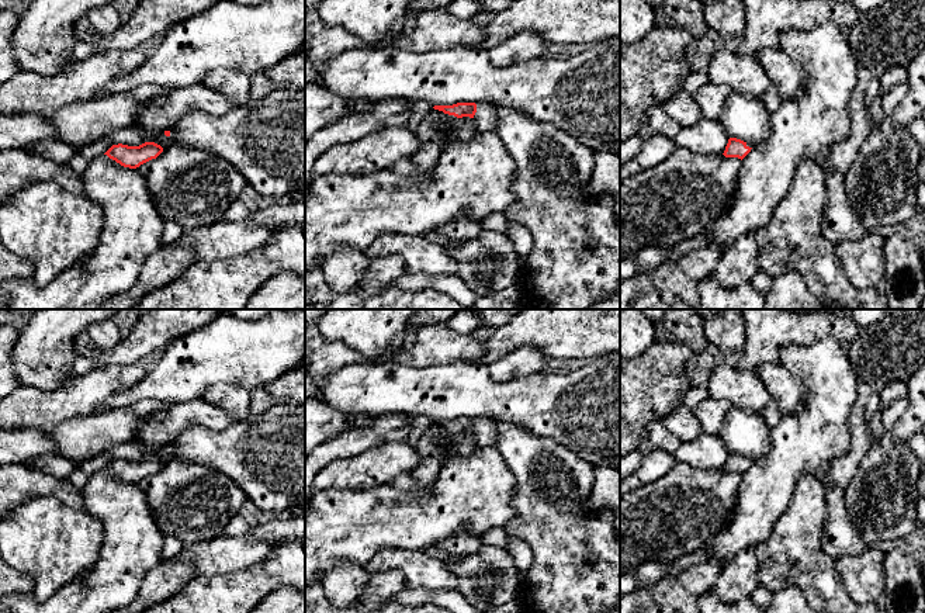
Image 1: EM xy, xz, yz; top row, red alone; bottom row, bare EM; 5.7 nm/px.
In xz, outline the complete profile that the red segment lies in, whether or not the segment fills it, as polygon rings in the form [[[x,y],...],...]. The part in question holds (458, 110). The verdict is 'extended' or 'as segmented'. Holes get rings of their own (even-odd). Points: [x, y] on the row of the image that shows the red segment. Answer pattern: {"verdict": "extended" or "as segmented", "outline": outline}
{"verdict": "extended", "outline": [[[479,101],[479,103],[457,103],[453,105],[434,105],[434,110],[443,111],[444,114],[454,115],[457,118],[470,117],[474,120],[477,131],[481,132],[496,132],[498,131],[498,115],[496,105]]]}

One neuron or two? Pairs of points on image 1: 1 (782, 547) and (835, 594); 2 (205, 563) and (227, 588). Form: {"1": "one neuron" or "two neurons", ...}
{"1": "one neuron", "2": "two neurons"}

